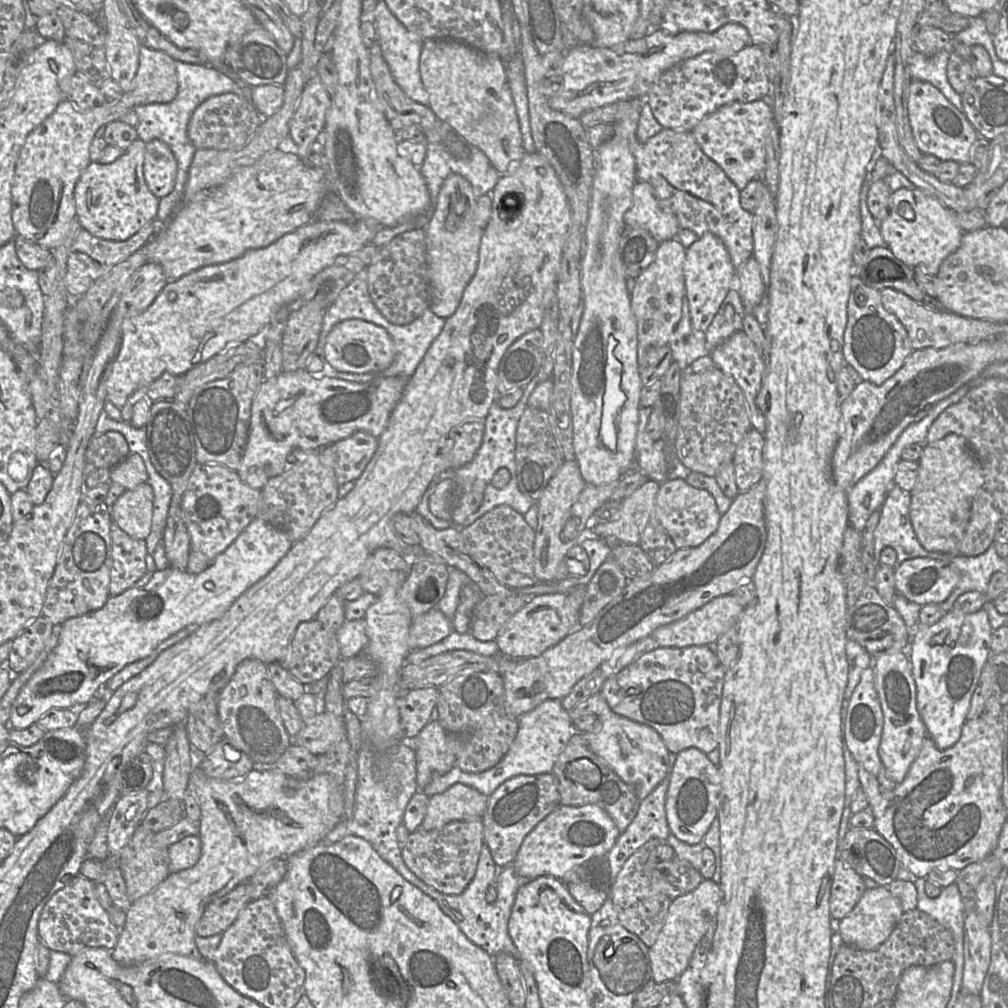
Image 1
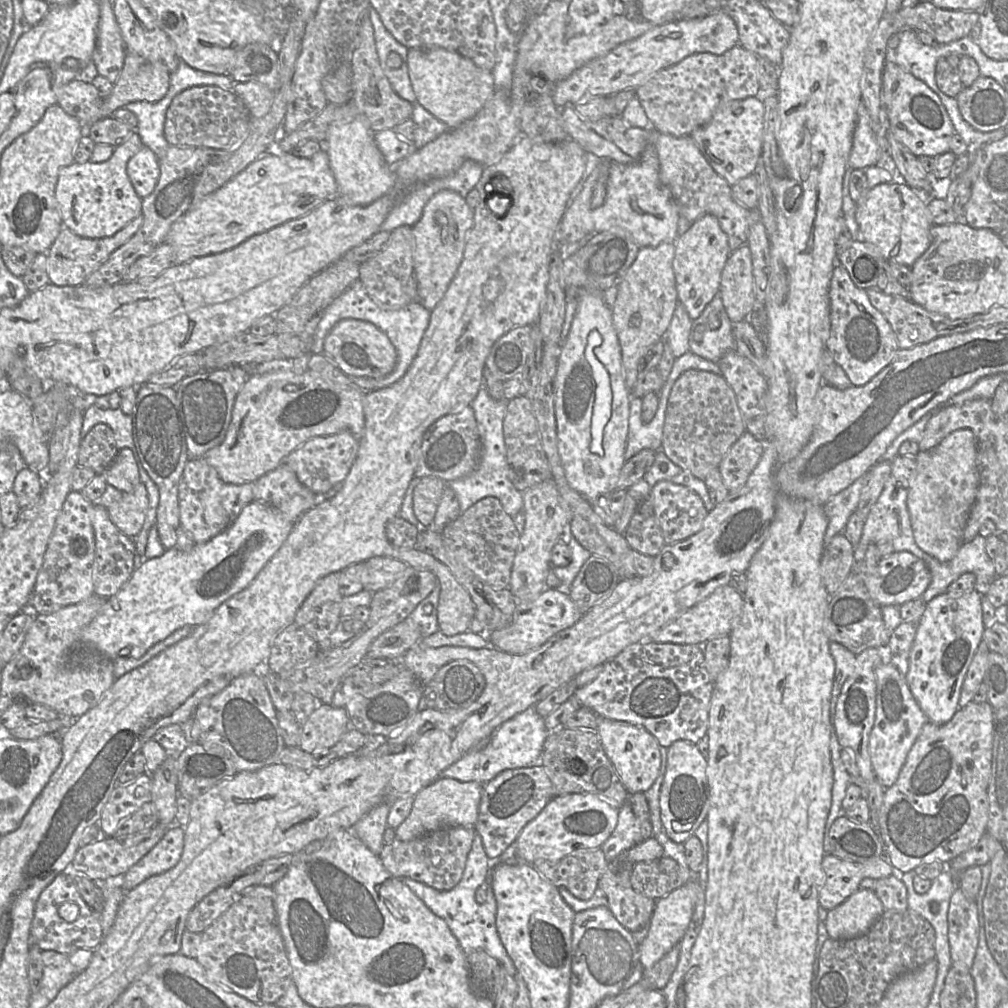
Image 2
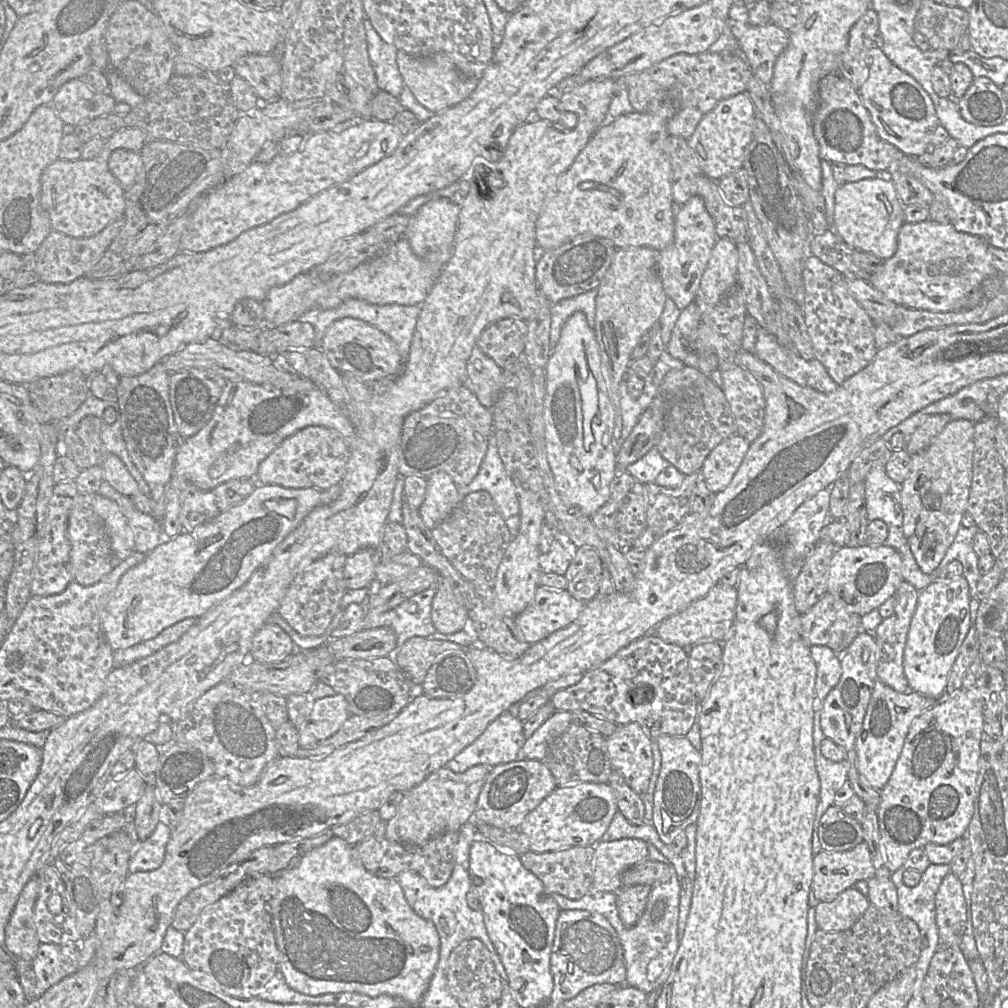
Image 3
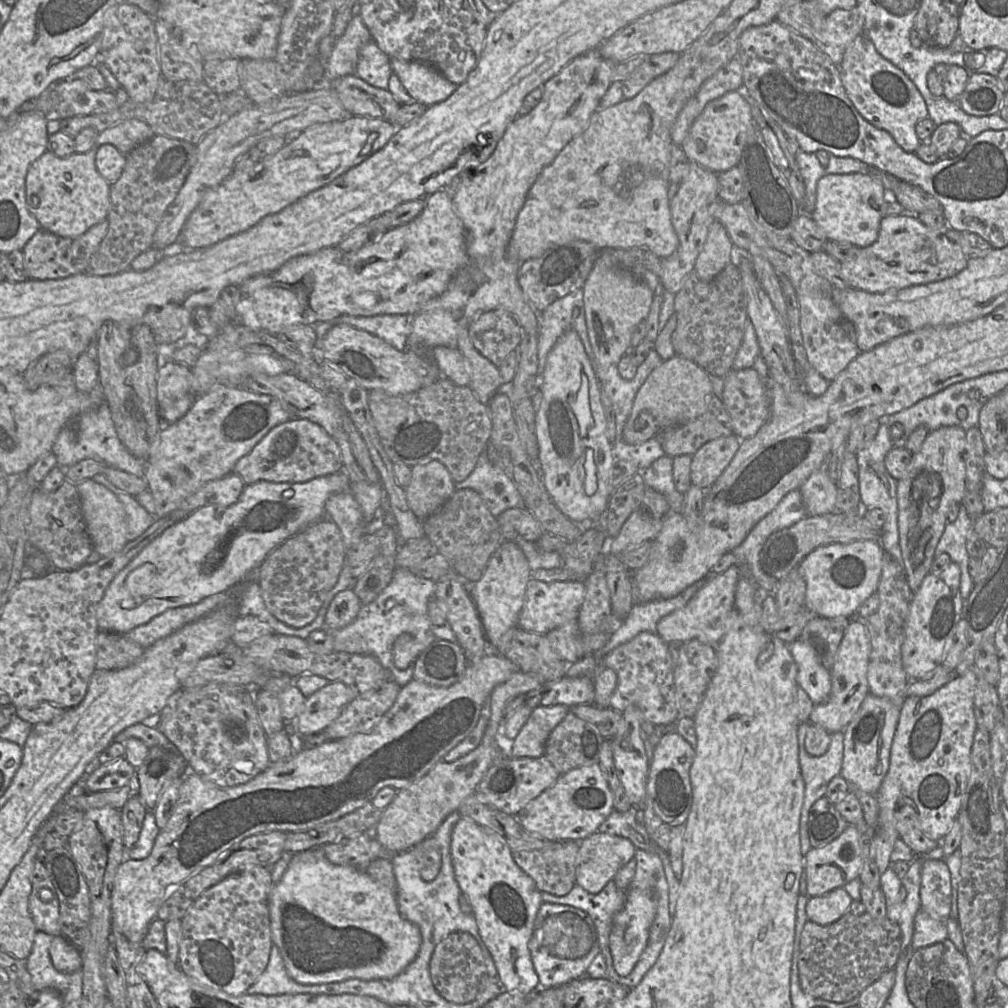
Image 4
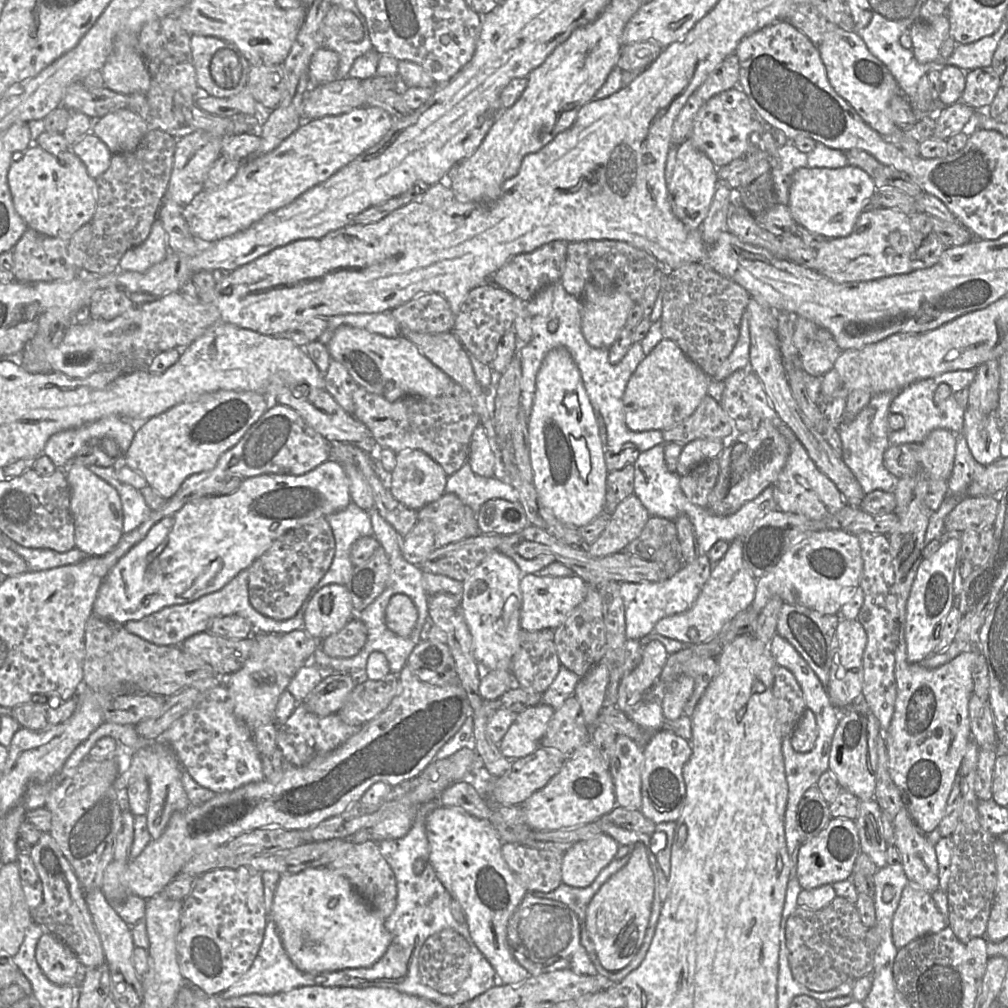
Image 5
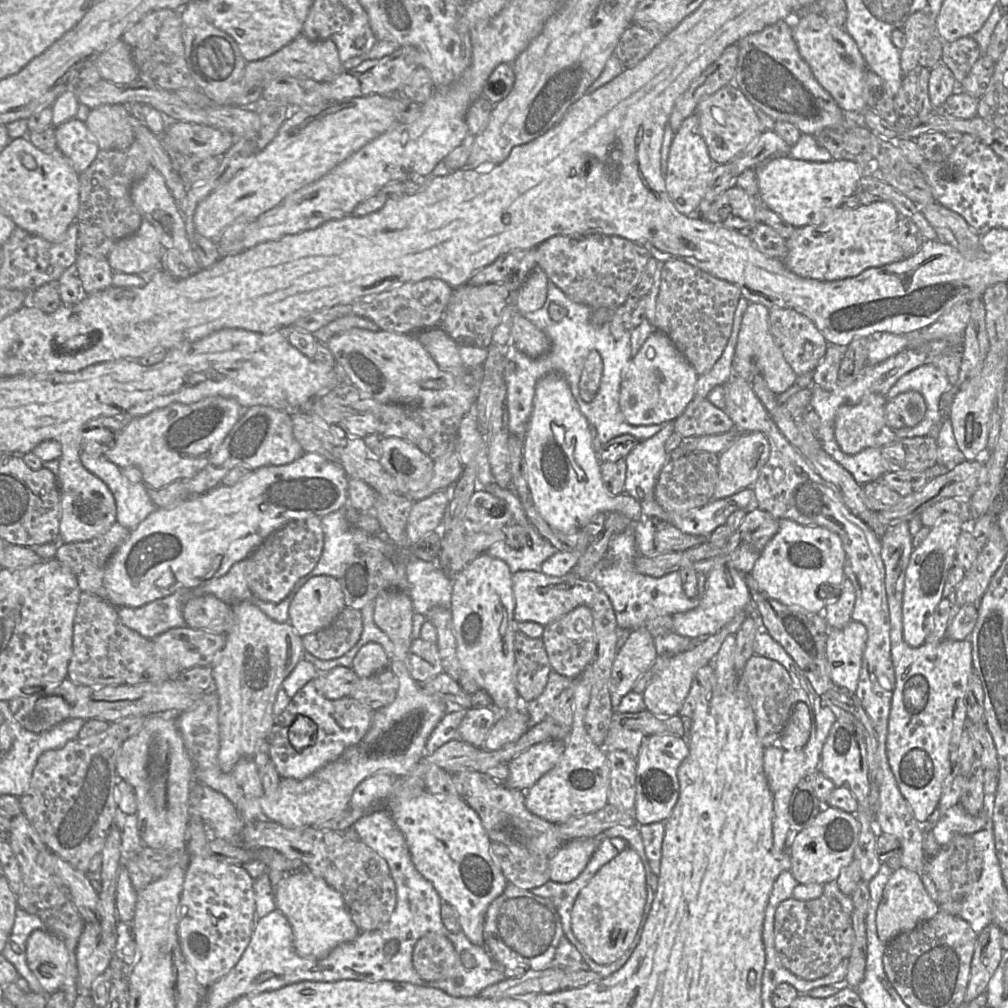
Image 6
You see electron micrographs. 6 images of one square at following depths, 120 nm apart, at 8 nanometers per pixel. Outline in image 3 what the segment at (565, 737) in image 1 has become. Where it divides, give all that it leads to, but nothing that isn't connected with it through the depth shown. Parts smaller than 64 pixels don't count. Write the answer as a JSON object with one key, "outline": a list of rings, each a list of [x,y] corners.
{"outline":[[[516,706],[491,722],[485,731],[464,748],[446,767],[455,773],[462,773],[478,764],[495,767],[518,760],[520,750],[526,741],[523,721],[515,714]]]}

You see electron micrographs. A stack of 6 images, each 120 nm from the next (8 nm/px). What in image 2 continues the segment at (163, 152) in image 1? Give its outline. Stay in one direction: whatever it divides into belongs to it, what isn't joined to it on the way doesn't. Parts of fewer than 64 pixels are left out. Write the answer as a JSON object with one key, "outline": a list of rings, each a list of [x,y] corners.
{"outline":[[[143,146],[129,159],[126,171],[135,192],[143,198],[157,184],[160,175],[159,158],[151,149]]]}

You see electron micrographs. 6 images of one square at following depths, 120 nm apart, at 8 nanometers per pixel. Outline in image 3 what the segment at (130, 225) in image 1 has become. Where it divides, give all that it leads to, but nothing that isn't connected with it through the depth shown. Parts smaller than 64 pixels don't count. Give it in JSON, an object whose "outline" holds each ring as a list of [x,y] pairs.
{"outline":[[[125,127],[106,140],[100,154],[92,159],[58,158],[41,175],[40,204],[47,212],[52,229],[73,237],[91,237],[123,216],[125,189],[108,168],[108,159],[116,149],[139,152],[151,139],[146,131]]]}

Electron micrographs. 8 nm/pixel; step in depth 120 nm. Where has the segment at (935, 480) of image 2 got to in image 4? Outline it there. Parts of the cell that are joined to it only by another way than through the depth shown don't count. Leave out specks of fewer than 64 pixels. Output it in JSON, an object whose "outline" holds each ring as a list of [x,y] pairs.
{"outline":[[[960,426],[932,430],[921,448],[912,454],[904,476],[897,480],[898,531],[903,569],[912,593],[931,573],[938,542],[947,524],[958,516],[958,506],[966,491],[964,460],[966,431]]]}

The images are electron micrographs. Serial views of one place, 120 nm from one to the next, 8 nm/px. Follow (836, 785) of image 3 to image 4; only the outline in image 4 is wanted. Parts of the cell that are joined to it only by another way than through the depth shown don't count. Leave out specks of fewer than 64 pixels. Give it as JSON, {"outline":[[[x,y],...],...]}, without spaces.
{"outline":[[[805,722],[800,724],[797,730],[799,767],[805,784],[799,825],[800,848],[803,856],[812,848],[808,837],[811,807],[818,799],[826,796],[831,779],[840,775],[844,749],[842,732],[835,732],[830,734],[831,741],[825,754],[818,757],[810,755],[804,745],[808,728]]]}

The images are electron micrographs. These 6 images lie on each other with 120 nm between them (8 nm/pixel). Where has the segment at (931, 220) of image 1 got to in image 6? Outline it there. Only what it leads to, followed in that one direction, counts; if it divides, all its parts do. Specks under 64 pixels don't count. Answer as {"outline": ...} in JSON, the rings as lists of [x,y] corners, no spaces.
{"outline":[[[789,155],[767,159],[755,167],[755,174],[758,199],[795,228],[821,224],[832,209],[840,207],[843,198],[854,194],[861,178],[859,166],[853,161],[810,162]]]}

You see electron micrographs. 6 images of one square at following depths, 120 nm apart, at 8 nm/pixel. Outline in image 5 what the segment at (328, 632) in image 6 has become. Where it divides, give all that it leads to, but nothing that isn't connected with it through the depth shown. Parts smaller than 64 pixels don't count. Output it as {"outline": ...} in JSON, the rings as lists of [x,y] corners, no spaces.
{"outline":[[[354,616],[339,632],[320,641],[319,647],[333,658],[348,658],[360,652],[367,641],[367,627]]]}

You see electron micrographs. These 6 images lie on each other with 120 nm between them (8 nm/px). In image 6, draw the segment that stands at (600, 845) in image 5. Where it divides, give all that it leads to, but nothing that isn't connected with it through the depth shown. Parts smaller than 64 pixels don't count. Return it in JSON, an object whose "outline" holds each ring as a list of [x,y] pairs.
{"outline":[[[599,838],[578,839],[565,843],[549,858],[550,880],[569,883],[586,868],[596,851]]]}

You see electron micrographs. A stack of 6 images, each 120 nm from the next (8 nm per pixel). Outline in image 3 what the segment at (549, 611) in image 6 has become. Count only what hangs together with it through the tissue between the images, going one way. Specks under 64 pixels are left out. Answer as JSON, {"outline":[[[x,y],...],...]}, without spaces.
{"outline":[[[539,585],[532,603],[514,622],[530,645],[547,638],[577,619],[584,602],[575,599],[567,590],[556,590]]]}

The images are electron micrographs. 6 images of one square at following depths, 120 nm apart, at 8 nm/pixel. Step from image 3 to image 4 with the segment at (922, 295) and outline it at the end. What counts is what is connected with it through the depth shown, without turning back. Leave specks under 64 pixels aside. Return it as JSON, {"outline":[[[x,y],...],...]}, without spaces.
{"outline":[[[887,215],[881,220],[876,241],[852,250],[841,262],[841,271],[849,287],[870,293],[940,281],[967,266],[970,257],[962,248],[961,236],[962,231],[952,229],[948,224],[930,228],[916,215]]]}

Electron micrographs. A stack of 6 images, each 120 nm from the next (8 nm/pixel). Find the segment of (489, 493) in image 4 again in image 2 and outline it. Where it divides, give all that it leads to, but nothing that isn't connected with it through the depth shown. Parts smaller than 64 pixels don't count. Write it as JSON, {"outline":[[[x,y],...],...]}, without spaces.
{"outline":[[[482,387],[471,404],[479,429],[481,452],[476,469],[469,475],[447,482],[455,491],[462,512],[477,501],[493,496],[500,500],[503,509],[511,517],[523,508],[523,496],[511,480],[511,470],[507,461],[507,450],[503,434],[503,421],[506,415],[507,401],[493,399],[487,389]]]}

